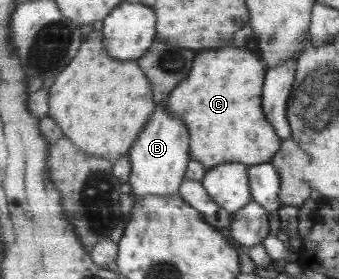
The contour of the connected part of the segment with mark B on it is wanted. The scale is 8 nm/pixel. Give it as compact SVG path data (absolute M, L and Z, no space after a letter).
M165 101L156 103L147 125L139 134L137 142L128 151L132 172L128 182L135 197L147 195L177 194L187 171L189 158L189 131L181 117L165 109Z

